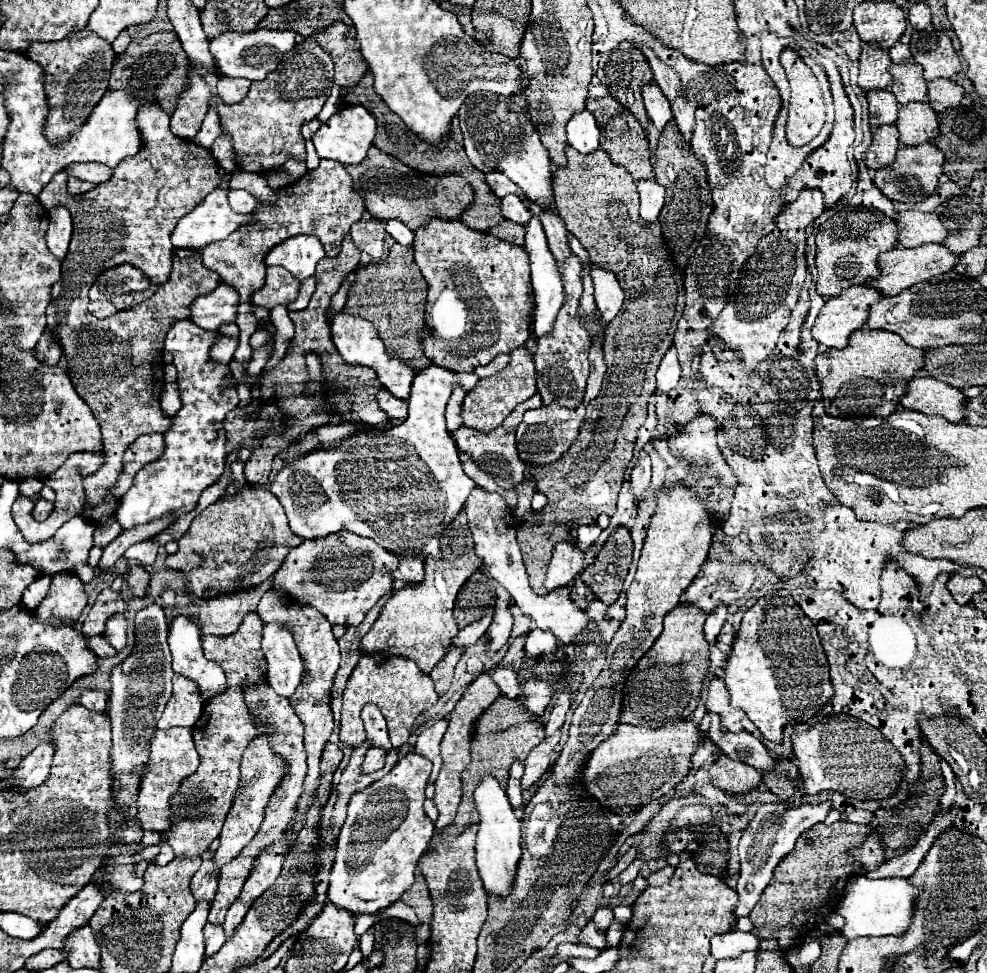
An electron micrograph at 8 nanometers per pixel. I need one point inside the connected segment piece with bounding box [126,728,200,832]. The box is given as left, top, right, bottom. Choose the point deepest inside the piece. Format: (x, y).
(172, 754)

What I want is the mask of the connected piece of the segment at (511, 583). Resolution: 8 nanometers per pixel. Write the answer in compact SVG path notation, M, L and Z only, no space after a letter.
M474 488L470 492L464 508L466 508L468 524L470 524L470 530L474 536L474 550L482 558L490 576L508 590L508 594L512 596L516 606L522 610L522 614L526 618L530 618L534 628L552 630L556 634L556 638L564 644L574 642L574 636L588 624L588 616L580 608L576 608L568 596L558 594L558 600L554 600L554 592L550 592L546 596L538 596L532 590L524 562L522 562L522 552L520 552L520 546L516 540L518 524L516 524L512 512L508 510L506 502L502 500L502 496L496 492L490 494L480 488Z

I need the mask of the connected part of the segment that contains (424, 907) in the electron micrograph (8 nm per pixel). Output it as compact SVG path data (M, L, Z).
M416 874L414 884L402 894L400 902L412 906L422 924L430 924L430 920L432 920L432 902L430 902L428 886L426 886L426 880L424 880L422 874Z

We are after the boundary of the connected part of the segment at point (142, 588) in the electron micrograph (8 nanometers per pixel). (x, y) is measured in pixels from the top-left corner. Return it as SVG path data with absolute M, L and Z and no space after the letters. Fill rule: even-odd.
M130 566L128 568L128 586L134 596L146 596L150 574L146 576L146 570L142 566Z

